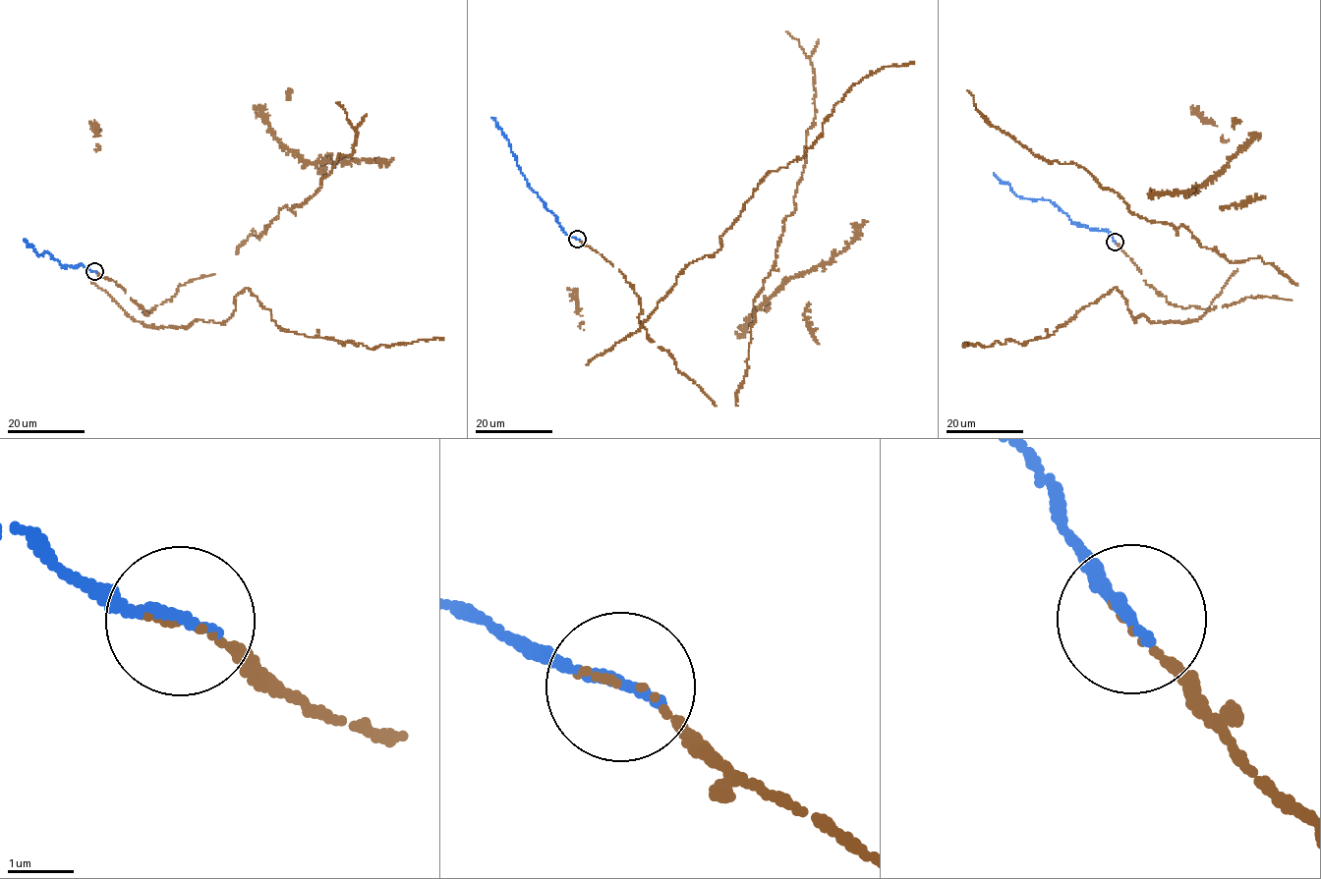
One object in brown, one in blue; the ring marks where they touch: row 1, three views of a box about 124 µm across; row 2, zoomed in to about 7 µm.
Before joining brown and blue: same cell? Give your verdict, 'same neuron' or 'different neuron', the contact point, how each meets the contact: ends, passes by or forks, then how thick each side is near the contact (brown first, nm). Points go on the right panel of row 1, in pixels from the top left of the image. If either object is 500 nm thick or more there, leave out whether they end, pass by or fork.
same neuron; at (1115, 242); brown ends there; blue ends there; 90 nm thick on the brown side, 180 nm on the other

